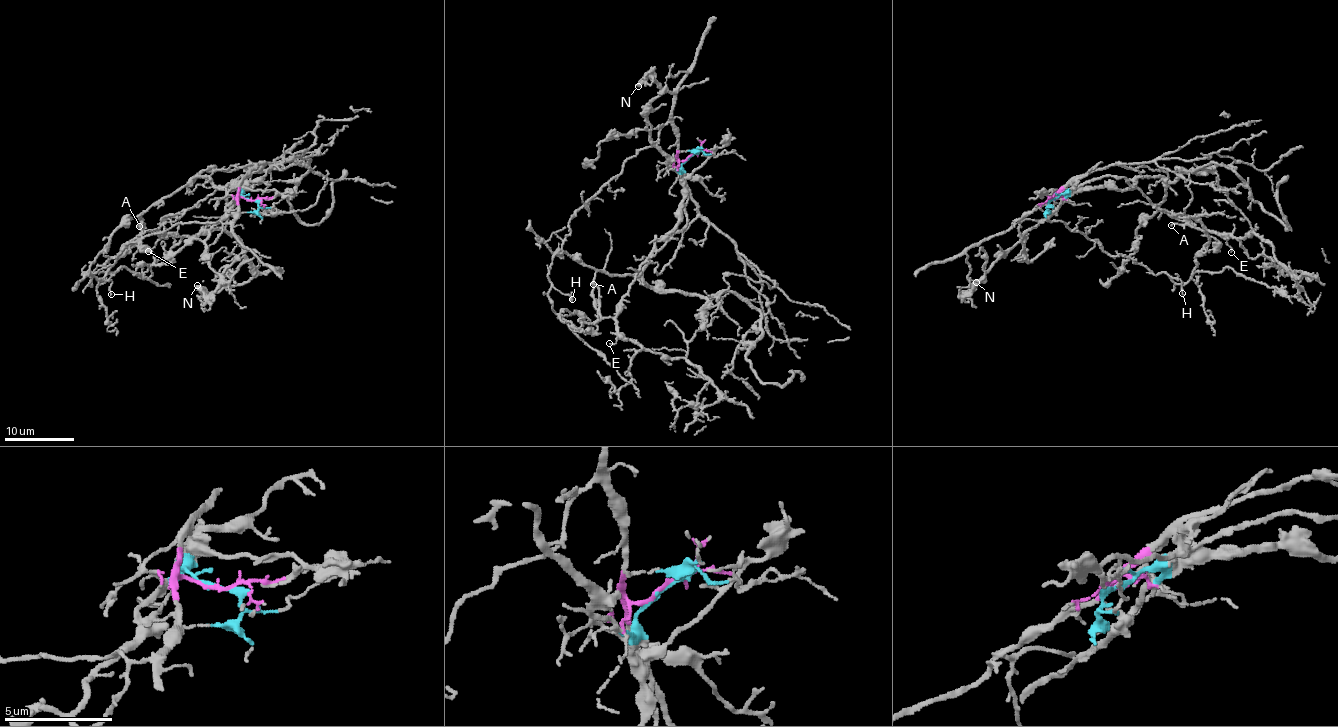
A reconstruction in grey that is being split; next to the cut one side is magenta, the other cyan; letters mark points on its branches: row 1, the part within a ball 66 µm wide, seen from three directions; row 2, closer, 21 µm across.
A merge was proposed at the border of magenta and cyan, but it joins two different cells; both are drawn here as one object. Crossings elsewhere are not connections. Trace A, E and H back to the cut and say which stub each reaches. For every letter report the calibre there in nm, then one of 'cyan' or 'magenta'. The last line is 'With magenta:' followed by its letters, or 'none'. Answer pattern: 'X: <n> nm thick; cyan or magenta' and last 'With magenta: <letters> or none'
A: 140 nm thick; cyan
E: 110 nm thick; cyan
H: 130 nm thick; magenta
With magenta: H

